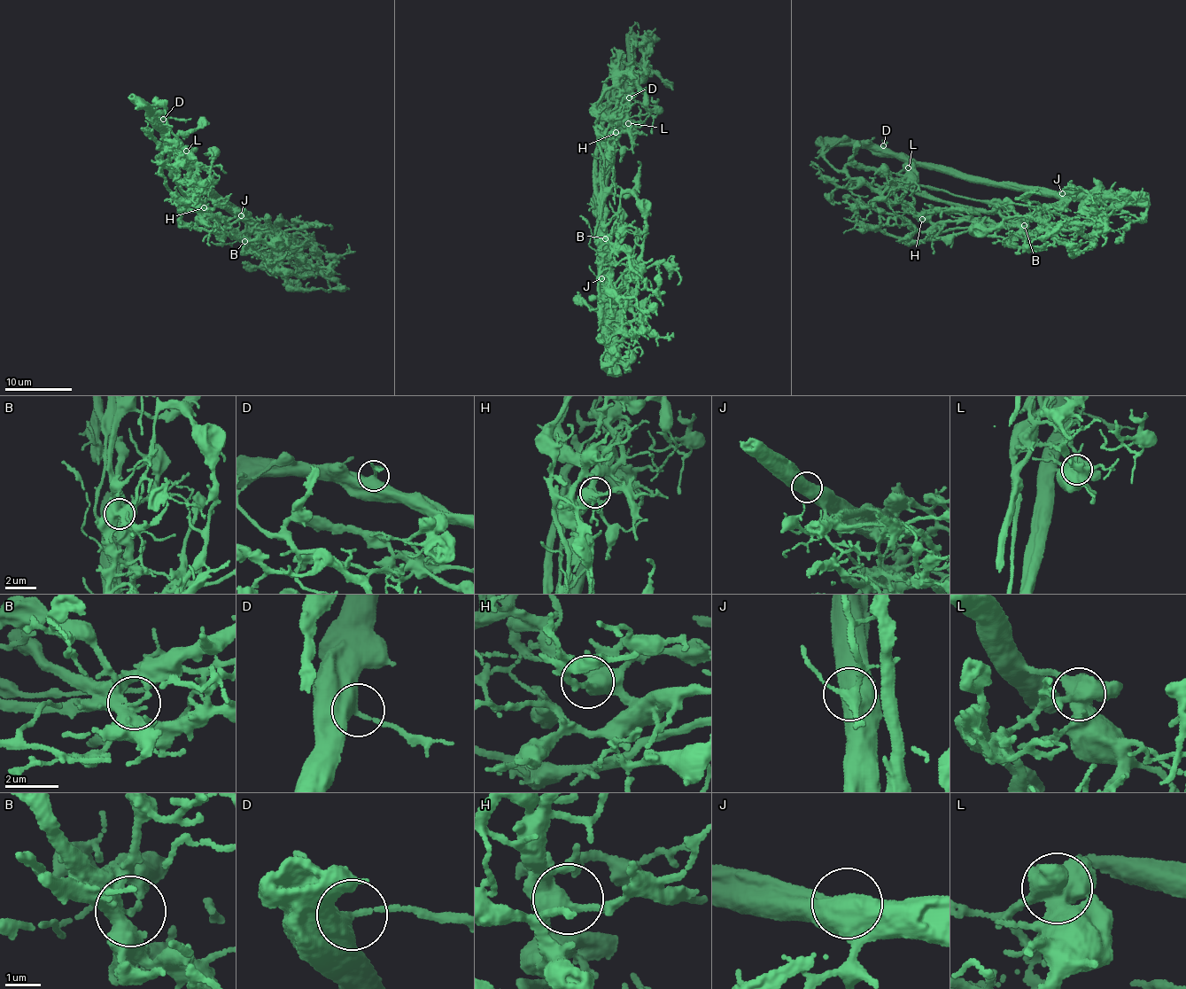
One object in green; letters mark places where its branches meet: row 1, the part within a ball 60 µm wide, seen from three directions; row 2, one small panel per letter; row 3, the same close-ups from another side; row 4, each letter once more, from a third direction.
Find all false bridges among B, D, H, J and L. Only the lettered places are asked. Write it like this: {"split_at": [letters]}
{"split_at": ["B", "L"]}

